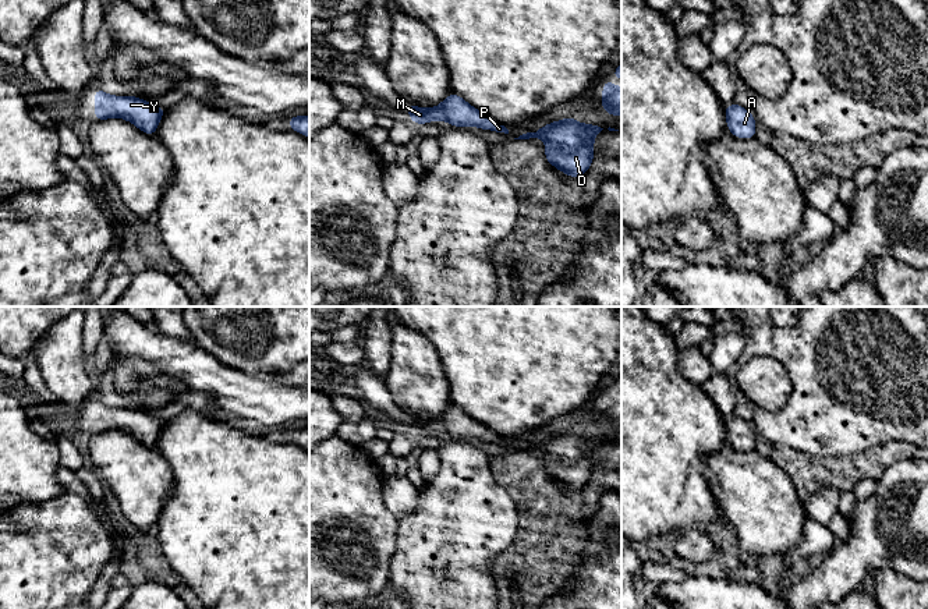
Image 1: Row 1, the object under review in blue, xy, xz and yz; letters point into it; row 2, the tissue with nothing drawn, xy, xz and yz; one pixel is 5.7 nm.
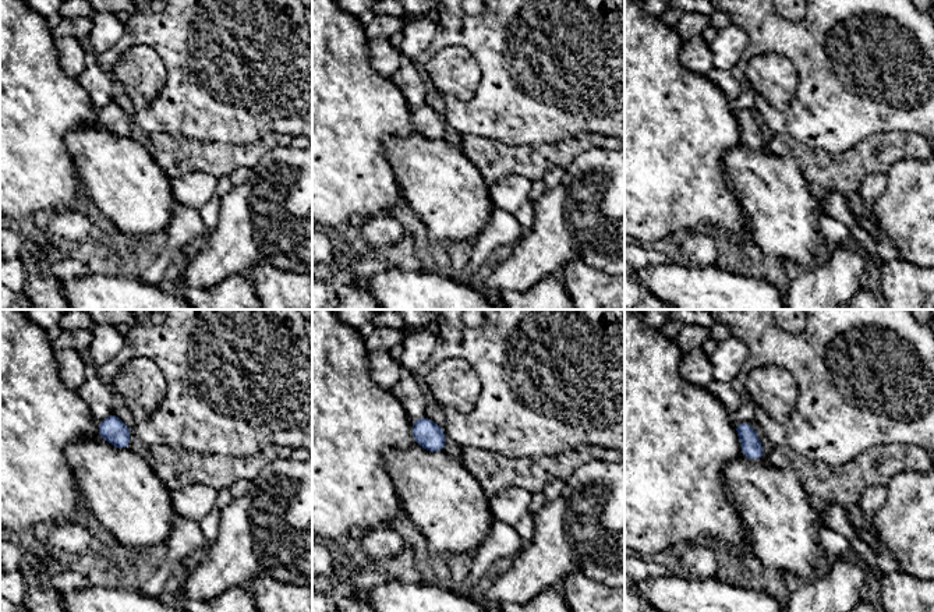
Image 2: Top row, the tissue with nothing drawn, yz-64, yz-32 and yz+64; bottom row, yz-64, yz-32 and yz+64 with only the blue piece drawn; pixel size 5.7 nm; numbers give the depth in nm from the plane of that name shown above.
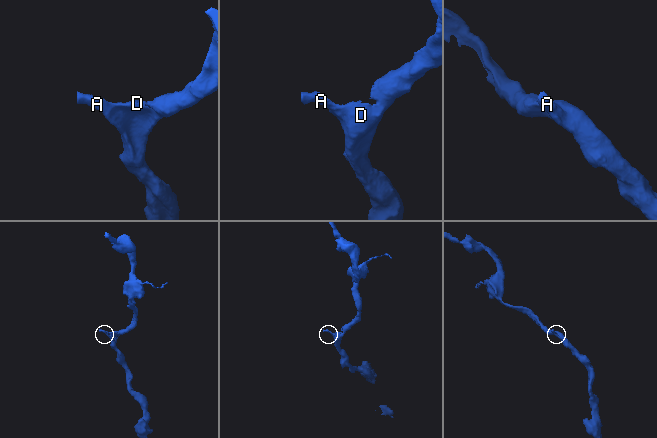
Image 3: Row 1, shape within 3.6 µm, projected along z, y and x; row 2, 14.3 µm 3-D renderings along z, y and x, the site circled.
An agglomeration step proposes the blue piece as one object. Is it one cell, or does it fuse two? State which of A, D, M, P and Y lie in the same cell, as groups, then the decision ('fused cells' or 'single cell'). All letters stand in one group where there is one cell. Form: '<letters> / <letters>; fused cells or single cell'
A D M P Y; single cell

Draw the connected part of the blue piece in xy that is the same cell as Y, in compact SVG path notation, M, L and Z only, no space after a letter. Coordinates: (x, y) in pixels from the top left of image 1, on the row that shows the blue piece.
M96 86L95 121L118 117L131 121L148 135L155 135L164 109L137 96L111 96Z

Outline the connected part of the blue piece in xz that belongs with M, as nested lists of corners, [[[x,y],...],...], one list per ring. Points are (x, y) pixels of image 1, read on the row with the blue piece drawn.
[[[453,92],[439,106],[432,109],[421,109],[407,103],[407,113],[415,124],[426,124],[432,120],[442,120],[458,128],[472,125],[482,130],[509,134],[509,130],[504,125],[500,125],[489,116],[481,113]]]

